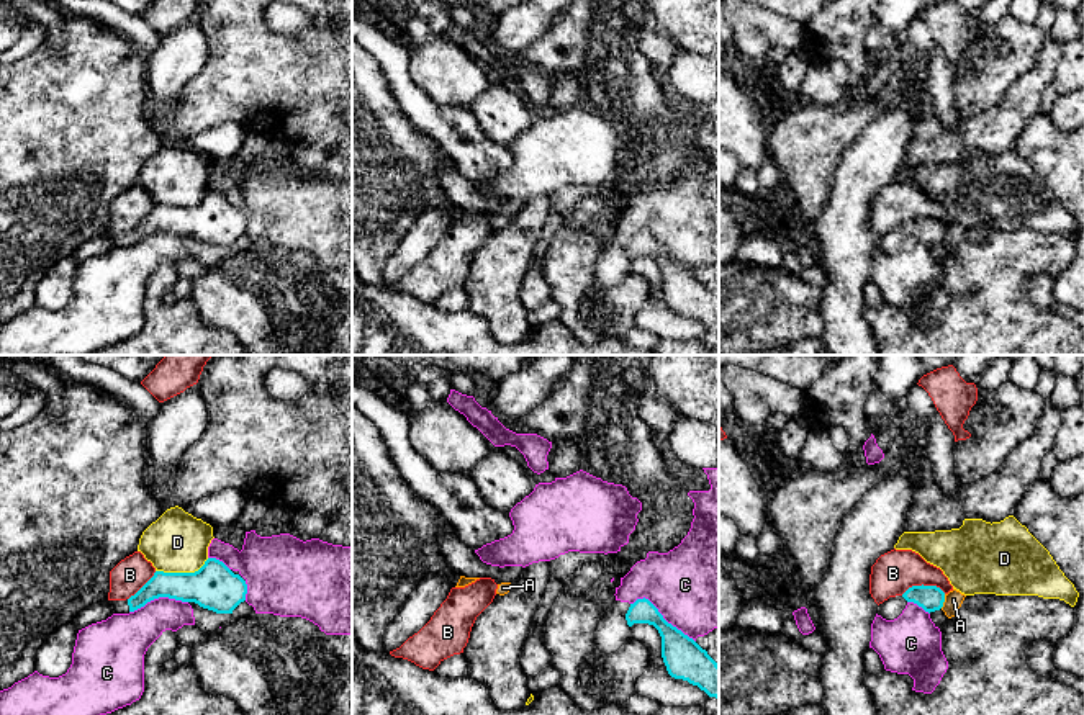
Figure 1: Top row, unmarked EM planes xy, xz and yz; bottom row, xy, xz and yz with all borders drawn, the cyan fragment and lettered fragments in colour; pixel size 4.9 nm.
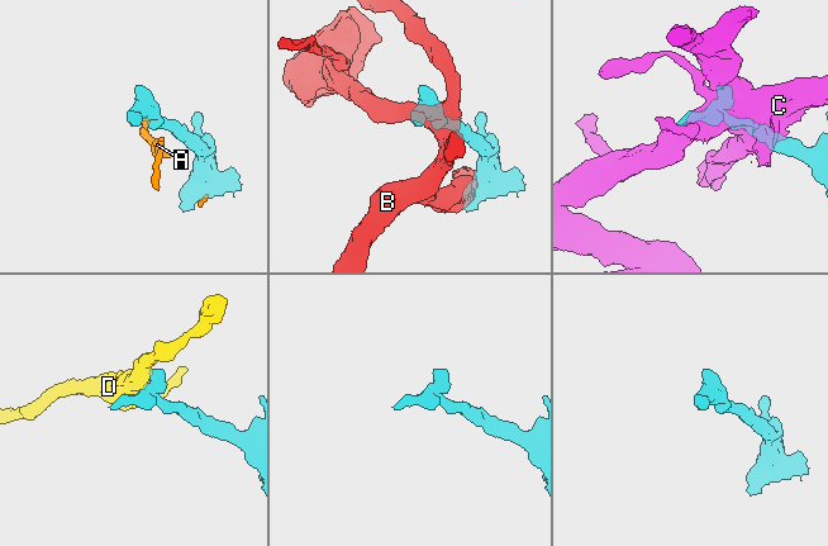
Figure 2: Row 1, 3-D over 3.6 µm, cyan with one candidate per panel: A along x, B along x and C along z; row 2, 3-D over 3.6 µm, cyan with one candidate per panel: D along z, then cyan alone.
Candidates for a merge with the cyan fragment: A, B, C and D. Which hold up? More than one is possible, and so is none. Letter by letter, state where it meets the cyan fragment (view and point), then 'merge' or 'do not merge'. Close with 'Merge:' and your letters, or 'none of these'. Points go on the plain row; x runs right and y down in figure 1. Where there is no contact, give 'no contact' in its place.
A: yz (943, 234) | do not merge
B: yz (922, 218) | do not merge
C: xz (662, 249) | do not merge
D: xy (182, 206) | do not merge
Merge: none of these

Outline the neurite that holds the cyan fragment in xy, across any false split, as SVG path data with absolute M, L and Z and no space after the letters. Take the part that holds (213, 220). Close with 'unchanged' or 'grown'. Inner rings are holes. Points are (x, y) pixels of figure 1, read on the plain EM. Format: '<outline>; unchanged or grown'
M208 191L195 206L164 206L154 209L129 232L108 234L113 247L129 247L147 236L169 231L182 236L195 236L216 247L233 247L246 234L247 218L223 195Z; grown

